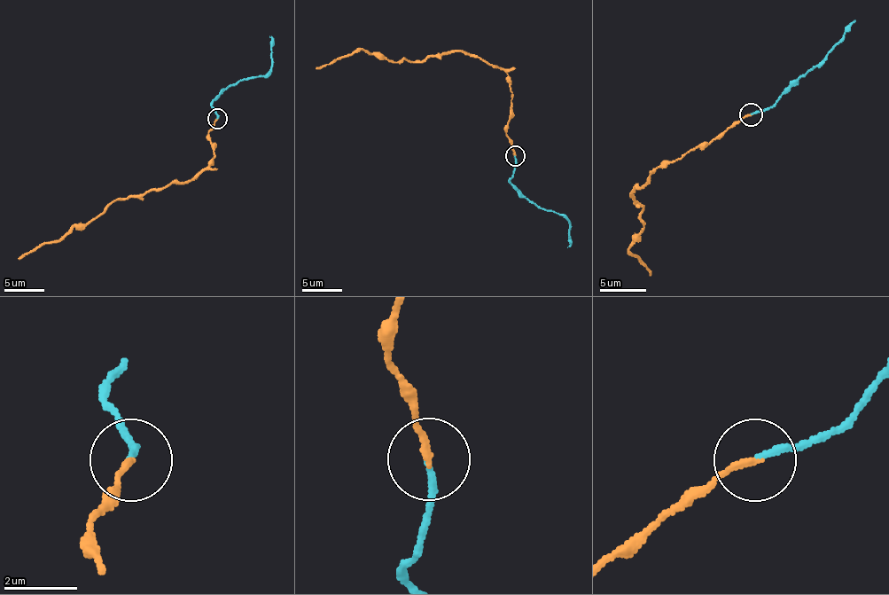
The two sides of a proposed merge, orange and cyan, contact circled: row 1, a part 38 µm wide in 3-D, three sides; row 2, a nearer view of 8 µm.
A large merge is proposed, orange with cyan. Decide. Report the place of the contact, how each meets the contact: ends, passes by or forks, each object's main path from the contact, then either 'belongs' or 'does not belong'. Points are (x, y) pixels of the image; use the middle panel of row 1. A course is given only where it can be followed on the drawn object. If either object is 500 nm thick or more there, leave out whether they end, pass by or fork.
place (515, 156); orange ends; cyan ends; course orange (514, 156), (506, 134), (510, 78), (482, 59), (448, 51), (392, 62), (358, 50), (315, 67); course cyan (514, 156), (510, 183), (526, 199), (561, 215), (569, 223), (566, 246); does not belong

